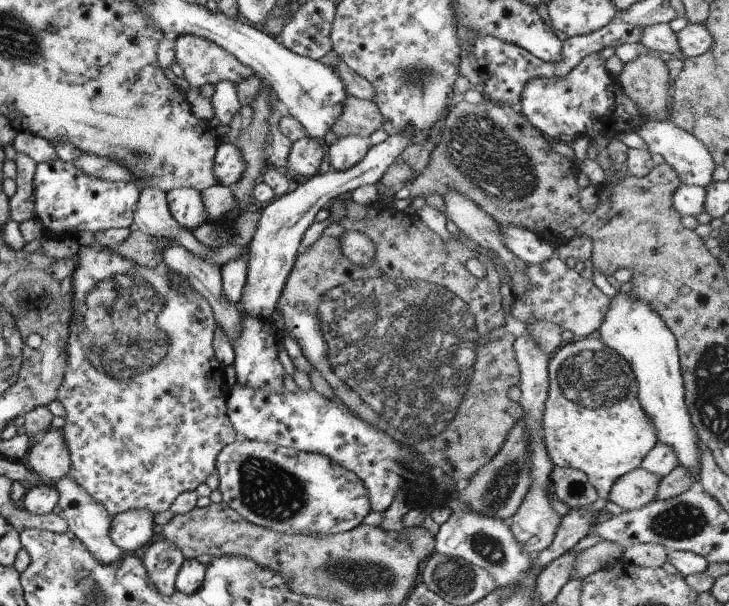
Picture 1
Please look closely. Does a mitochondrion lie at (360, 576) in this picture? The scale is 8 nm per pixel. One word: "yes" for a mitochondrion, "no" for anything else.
yes

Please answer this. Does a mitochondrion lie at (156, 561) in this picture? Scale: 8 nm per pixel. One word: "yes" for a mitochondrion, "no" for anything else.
no

